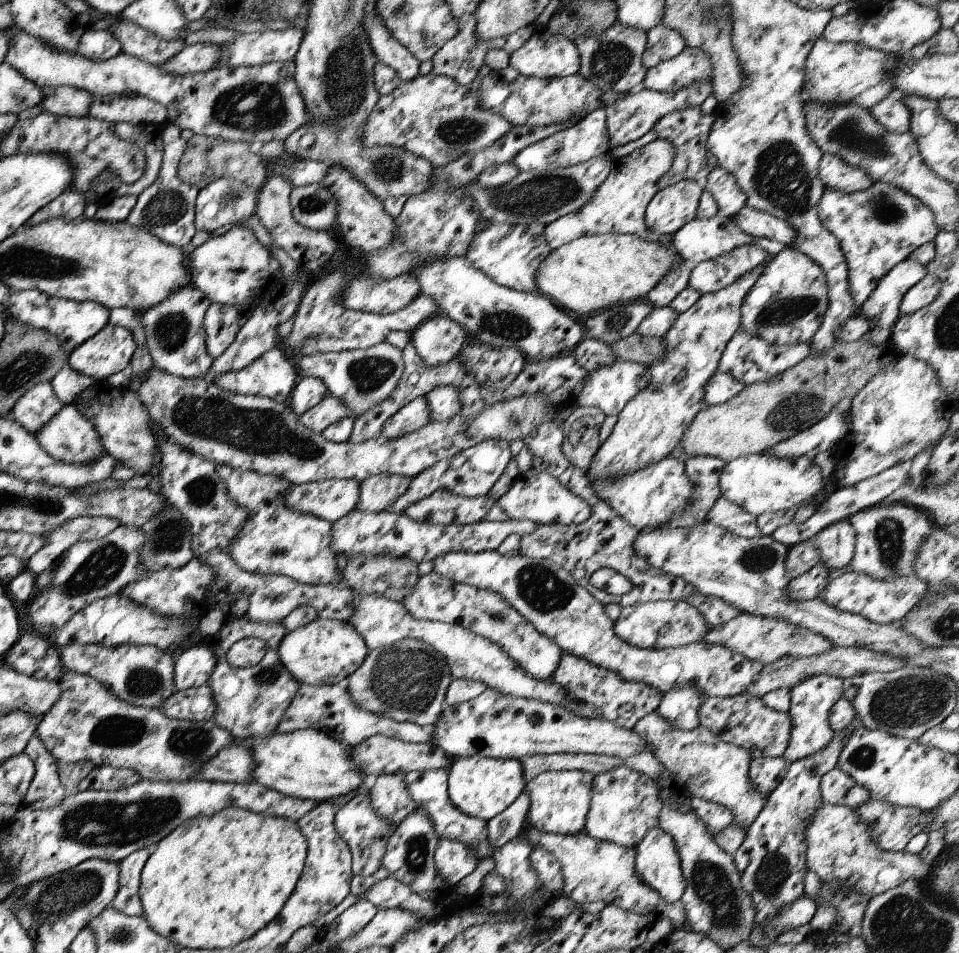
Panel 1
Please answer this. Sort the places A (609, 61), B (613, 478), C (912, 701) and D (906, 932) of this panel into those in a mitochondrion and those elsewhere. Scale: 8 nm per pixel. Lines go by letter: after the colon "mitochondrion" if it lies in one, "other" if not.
A: mitochondrion
B: other
C: mitochondrion
D: mitochondrion

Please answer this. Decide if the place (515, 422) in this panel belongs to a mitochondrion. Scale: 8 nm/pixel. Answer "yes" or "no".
yes

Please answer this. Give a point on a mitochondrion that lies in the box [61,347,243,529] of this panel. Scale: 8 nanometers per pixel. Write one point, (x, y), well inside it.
(199, 492)

